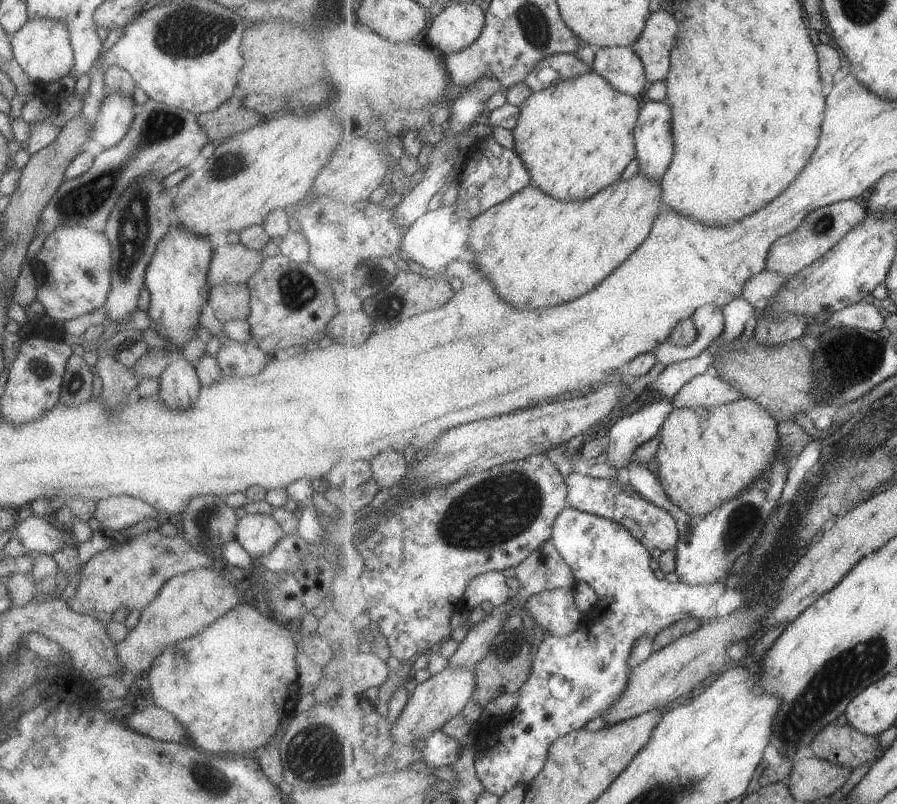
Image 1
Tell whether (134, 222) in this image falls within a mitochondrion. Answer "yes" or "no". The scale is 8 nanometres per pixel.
yes

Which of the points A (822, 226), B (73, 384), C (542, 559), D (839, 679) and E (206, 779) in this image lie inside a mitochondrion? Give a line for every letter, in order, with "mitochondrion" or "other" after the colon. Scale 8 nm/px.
A: mitochondrion
B: mitochondrion
C: mitochondrion
D: mitochondrion
E: mitochondrion

